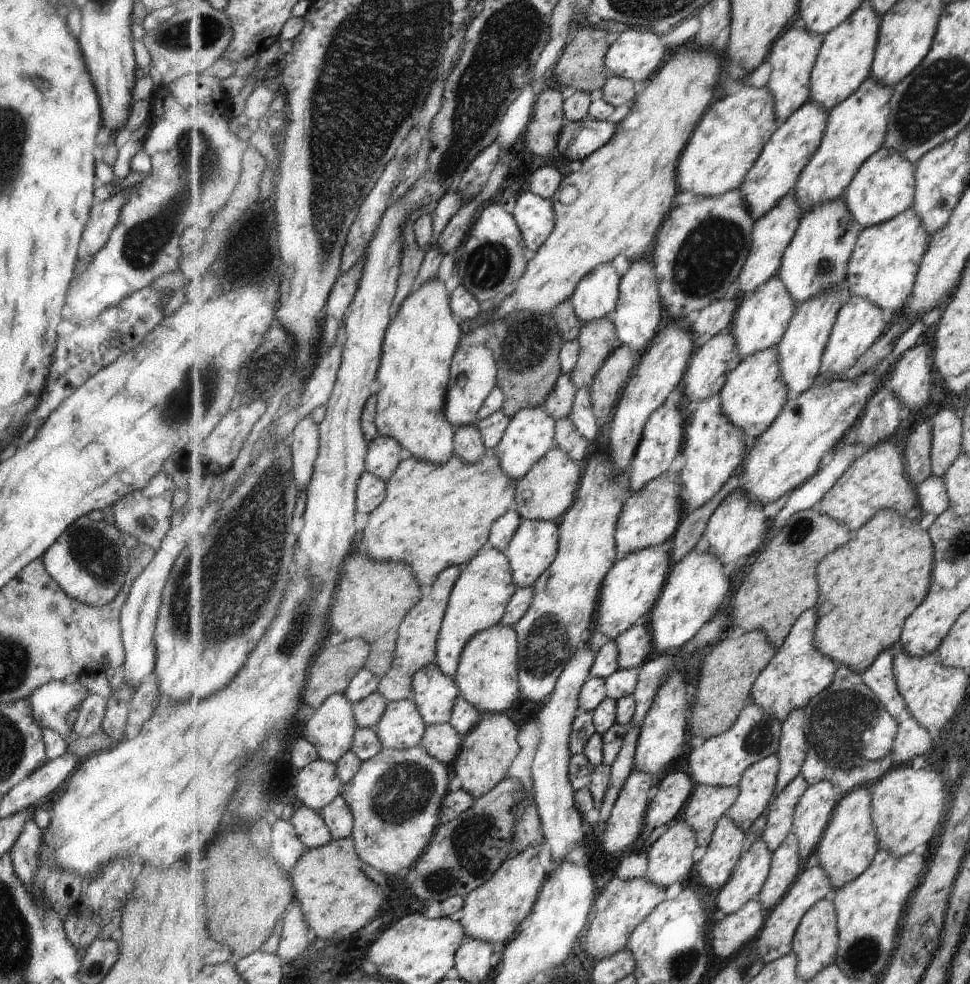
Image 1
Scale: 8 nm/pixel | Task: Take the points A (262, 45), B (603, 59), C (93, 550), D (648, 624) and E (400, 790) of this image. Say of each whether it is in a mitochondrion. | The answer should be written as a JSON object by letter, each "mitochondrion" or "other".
{"A":"other","B":"other","C":"mitochondrion","D":"other","E":"mitochondrion"}

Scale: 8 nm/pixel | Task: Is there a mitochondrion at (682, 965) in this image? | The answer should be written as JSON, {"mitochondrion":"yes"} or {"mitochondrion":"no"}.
{"mitochondrion":"yes"}

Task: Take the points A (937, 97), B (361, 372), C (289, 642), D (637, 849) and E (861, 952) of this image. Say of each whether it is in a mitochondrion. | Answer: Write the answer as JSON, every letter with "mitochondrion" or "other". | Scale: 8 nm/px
{"A":"mitochondrion","B":"other","C":"mitochondrion","D":"other","E":"mitochondrion"}

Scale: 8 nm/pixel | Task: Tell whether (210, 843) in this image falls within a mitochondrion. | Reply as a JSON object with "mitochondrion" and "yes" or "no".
{"mitochondrion":"no"}

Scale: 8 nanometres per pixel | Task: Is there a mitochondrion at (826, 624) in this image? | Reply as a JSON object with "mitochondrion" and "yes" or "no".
{"mitochondrion":"no"}

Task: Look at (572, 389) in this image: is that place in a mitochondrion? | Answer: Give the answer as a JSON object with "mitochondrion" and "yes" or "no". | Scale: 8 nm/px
{"mitochondrion":"no"}

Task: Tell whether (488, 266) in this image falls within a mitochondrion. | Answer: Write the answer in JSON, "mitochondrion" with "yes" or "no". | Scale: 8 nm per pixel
{"mitochondrion":"yes"}

